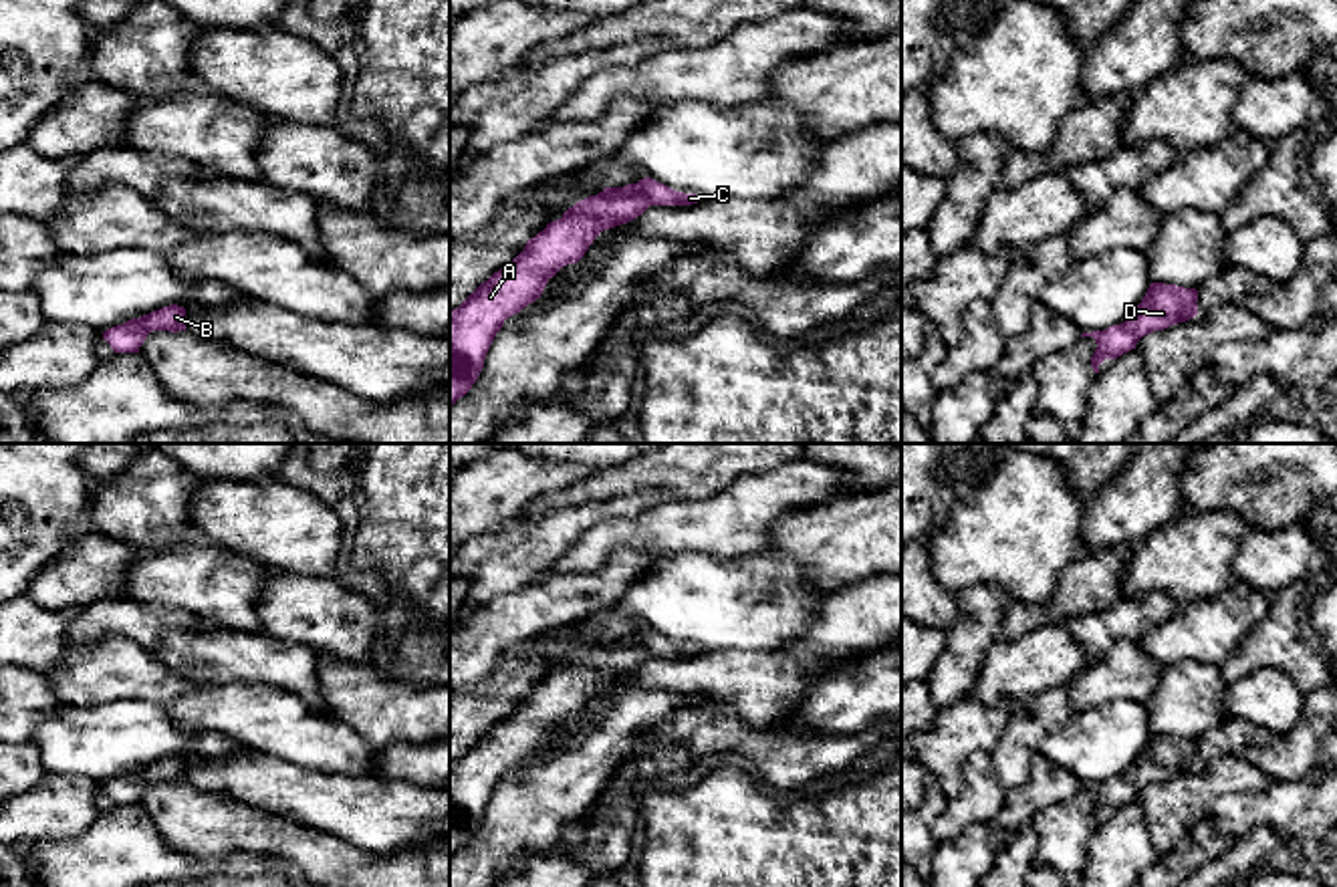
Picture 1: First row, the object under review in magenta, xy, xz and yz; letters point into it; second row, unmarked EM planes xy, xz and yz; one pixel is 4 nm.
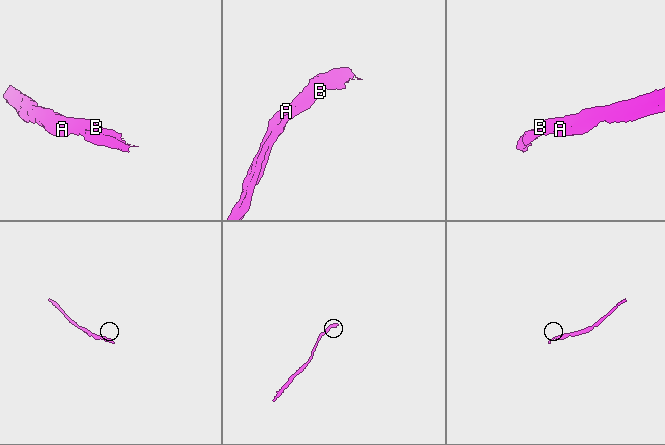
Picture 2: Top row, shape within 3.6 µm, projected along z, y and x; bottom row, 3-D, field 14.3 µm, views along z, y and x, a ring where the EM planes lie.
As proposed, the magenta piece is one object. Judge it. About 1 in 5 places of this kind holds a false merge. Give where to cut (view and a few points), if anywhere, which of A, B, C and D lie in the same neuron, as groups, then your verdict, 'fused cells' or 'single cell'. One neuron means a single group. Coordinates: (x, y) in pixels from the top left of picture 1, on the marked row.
no cut; A B C D; single cell

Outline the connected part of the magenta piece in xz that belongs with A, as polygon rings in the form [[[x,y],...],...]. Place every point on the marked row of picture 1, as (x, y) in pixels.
[[[643,177],[623,187],[605,187],[546,224],[510,264],[450,312],[450,407],[476,383],[504,321],[540,298],[546,282],[563,266],[579,262],[603,230],[635,220],[649,206],[692,204],[698,204],[696,194]]]

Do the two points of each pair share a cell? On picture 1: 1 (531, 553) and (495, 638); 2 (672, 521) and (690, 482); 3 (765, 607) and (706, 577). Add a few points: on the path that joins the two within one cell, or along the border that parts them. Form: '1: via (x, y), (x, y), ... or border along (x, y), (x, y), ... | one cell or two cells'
1: border along (533, 581), (509, 593), (493, 595), (470, 609) | two cells
2: border along (728, 486), (698, 498), (668, 500) | two cells
3: via (751, 605), (735, 605), (720, 591) | one cell

